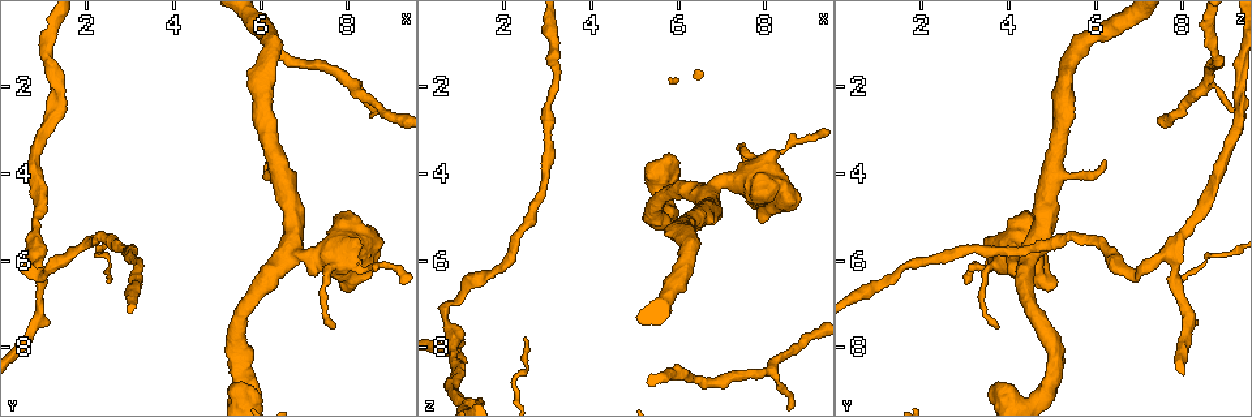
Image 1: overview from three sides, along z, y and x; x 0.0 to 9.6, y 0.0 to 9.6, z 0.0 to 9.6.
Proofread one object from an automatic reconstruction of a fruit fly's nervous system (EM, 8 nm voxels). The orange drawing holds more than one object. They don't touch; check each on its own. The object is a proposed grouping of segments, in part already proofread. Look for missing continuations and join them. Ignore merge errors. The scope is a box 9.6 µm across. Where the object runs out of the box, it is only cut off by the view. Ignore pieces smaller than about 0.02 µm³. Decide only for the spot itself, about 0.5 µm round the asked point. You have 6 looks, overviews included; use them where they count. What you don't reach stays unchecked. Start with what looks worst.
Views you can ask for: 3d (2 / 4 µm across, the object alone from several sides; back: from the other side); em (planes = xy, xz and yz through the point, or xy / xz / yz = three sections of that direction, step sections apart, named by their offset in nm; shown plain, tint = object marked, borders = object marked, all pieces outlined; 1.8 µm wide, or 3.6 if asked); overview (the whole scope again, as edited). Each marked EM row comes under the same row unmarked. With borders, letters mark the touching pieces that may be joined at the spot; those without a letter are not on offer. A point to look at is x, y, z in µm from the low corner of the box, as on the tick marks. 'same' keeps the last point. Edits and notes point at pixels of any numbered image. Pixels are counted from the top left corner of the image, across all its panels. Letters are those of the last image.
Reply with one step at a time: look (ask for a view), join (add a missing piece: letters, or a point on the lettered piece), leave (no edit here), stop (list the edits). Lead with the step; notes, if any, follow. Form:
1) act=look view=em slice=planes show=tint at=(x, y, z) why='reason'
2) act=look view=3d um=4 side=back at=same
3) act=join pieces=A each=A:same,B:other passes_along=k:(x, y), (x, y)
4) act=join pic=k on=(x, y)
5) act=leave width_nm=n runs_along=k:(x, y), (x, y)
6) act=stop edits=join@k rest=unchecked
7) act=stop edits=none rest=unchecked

act=look view=3d um=4 side=back at=(7.60, 7.55, 3.70) why='thin end'

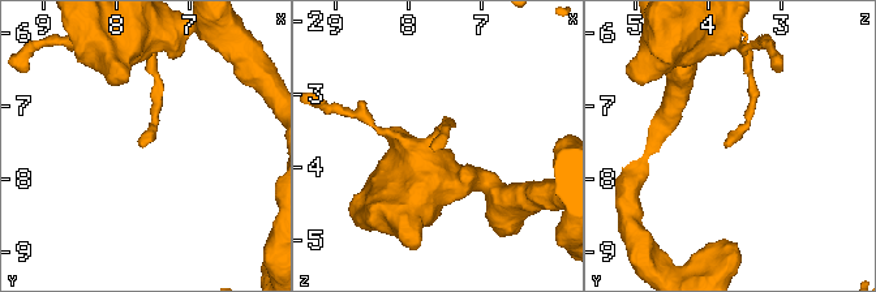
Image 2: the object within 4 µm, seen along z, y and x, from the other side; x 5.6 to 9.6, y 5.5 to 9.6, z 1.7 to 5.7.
act=look view=em slice=planes show=borders at=(7.65, 7.55, 3.65) why='now the EM'

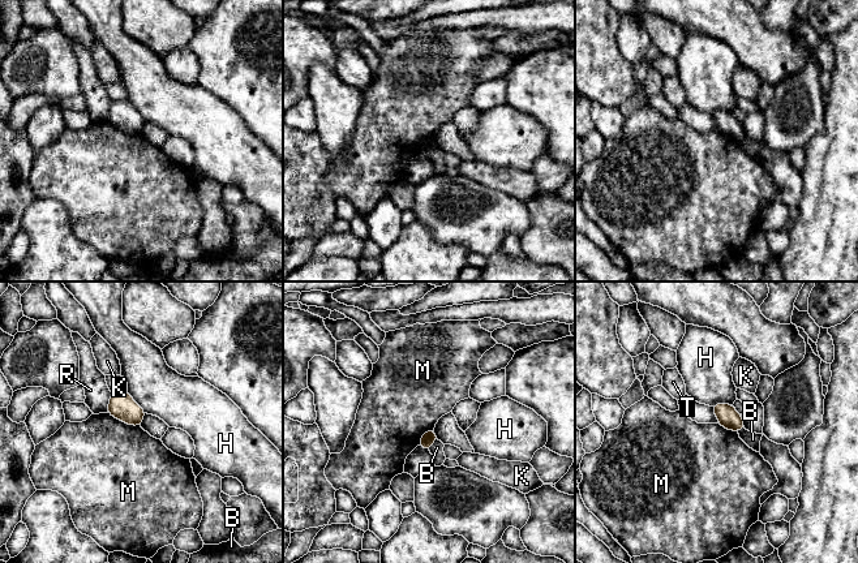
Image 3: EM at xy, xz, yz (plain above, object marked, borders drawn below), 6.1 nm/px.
act=leave width_nm=80 each=B:other,H:other,K:other,M:other,R:other,T:other found='none of them fits'

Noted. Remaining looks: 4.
act=look view=em um=3.6 slice=xy step=16 show=tint at=(5.75, 8.95, 3.65) why='branch stops here'

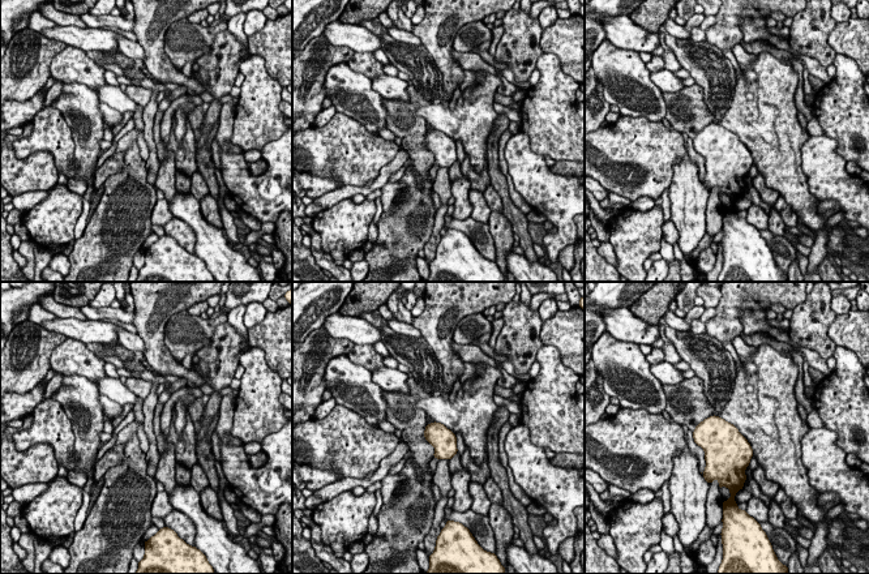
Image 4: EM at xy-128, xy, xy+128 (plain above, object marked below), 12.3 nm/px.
act=look view=em um=3.6 slice=planes show=borders at=same why='cut it another way'

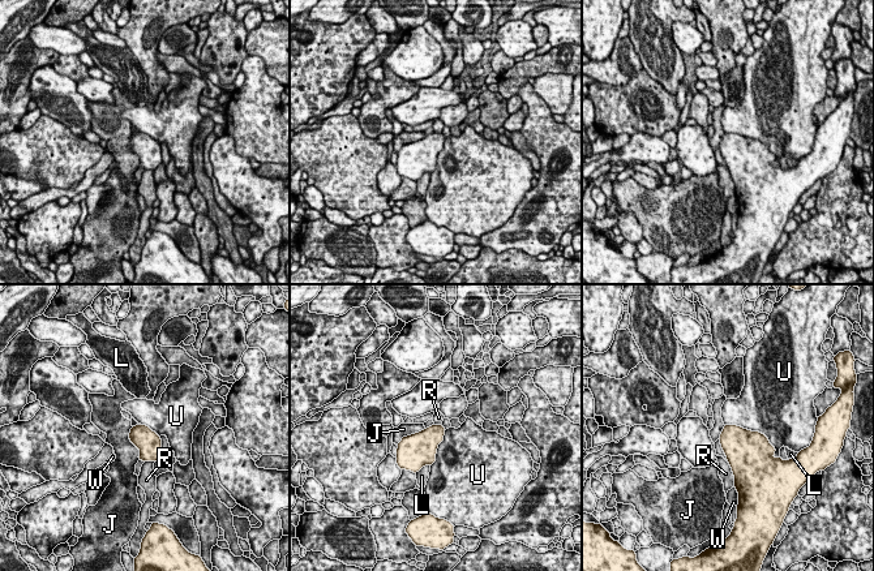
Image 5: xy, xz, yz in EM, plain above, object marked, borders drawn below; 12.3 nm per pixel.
act=leave each=J:other,L:other,R:other,U:other,W:other border=5:(724, 425), (718, 438) found='none of them fits'

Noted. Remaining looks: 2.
act=stop edits=none rest=unchecked

